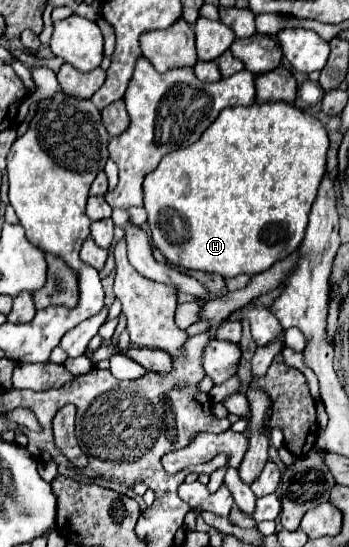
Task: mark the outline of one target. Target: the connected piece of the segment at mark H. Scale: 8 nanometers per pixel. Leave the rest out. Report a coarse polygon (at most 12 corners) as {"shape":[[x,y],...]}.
{"shape":[[225,108],[143,182],[153,244],[223,278],[293,254],[327,132]]}

